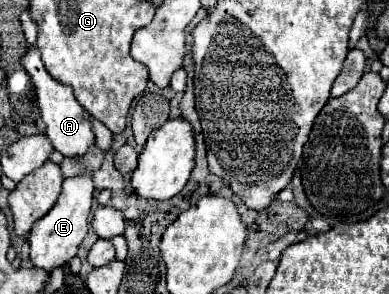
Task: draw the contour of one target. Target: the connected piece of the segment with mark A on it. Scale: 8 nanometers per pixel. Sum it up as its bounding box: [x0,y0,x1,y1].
[22,49,96,159]

